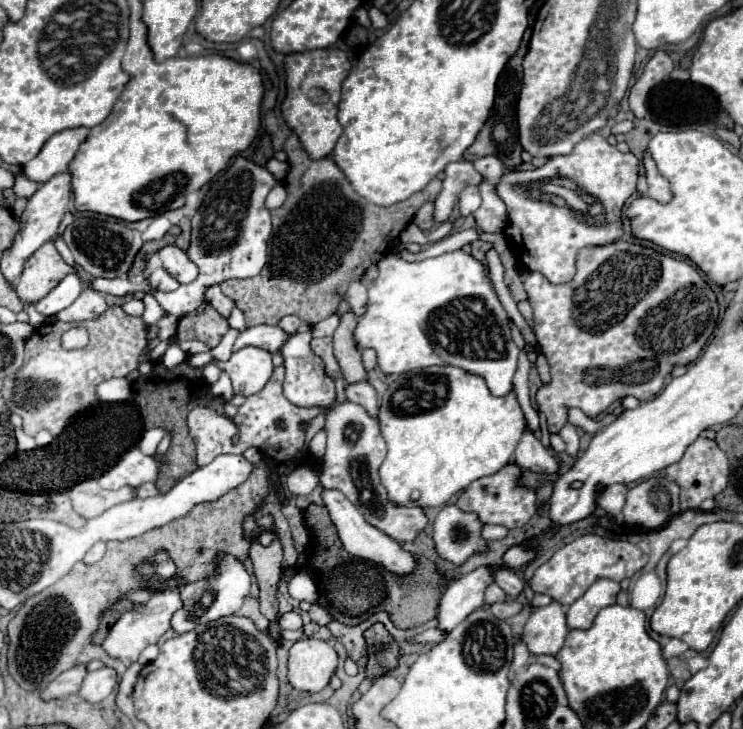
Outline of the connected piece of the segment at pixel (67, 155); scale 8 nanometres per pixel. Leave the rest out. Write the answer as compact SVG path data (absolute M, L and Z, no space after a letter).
M70 128L54 134L40 150L36 158L22 166L22 174L38 184L48 182L52 176L68 170L70 160L74 158L80 142L88 136L88 128Z

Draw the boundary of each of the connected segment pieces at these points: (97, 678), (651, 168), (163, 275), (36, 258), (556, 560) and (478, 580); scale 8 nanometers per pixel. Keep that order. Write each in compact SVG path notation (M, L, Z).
M100 668L100 670L94 670L94 672L88 672L82 686L80 686L80 696L90 702L90 704L98 704L102 702L108 694L114 692L118 684L118 676L116 676L116 670L112 668Z
M644 152L642 164L646 168L646 180L648 180L648 196L658 200L658 202L670 202L672 200L672 192L668 186L668 180L664 176L660 176L660 172L656 170L656 164L652 160L652 156L648 152Z
M158 268L158 270L154 270L154 272L150 274L150 286L152 286L154 290L160 290L160 292L172 292L172 290L176 290L180 284L178 284L164 268Z
M52 242L40 246L26 262L24 272L16 284L16 294L24 304L36 304L44 298L64 274L72 274L74 268L68 266Z
M594 534L580 536L578 540L570 542L568 546L560 548L546 564L542 564L534 578L530 580L530 588L540 594L548 594L556 602L570 606L576 602L588 586L592 586L596 580L610 578L610 580L624 580L640 572L648 562L648 554L644 554L636 544L630 544L626 540L610 540Z
M482 566L452 582L438 602L438 630L446 636L474 610L484 604L484 590L492 584L492 574Z

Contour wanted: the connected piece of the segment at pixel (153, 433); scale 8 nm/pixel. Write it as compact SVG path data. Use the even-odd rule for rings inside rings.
M152 428L152 430L144 432L144 434L142 434L142 438L140 438L140 442L138 442L138 448L140 448L144 454L154 456L156 446L160 444L160 440L162 440L162 436L164 436L164 434L166 434L166 432L164 432L162 428Z

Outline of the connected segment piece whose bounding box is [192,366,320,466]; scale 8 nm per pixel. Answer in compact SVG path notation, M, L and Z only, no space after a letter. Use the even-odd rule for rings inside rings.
M278 366L272 374L272 378L268 380L268 384L258 392L246 398L246 402L238 408L238 414L232 418L236 428L238 428L238 436L236 440L228 440L226 444L214 444L214 446L206 446L206 424L204 418L200 418L200 422L196 424L196 432L192 434L192 440L196 444L196 464L198 466L206 466L210 464L218 454L242 454L246 448L254 446L258 448L266 458L274 460L274 462L288 462L288 460L302 460L302 446L304 446L304 434L306 428L302 428L300 424L306 422L310 424L312 418L320 412L318 408L298 408L292 402L286 400L286 396L282 394L282 380L284 380L284 368Z

